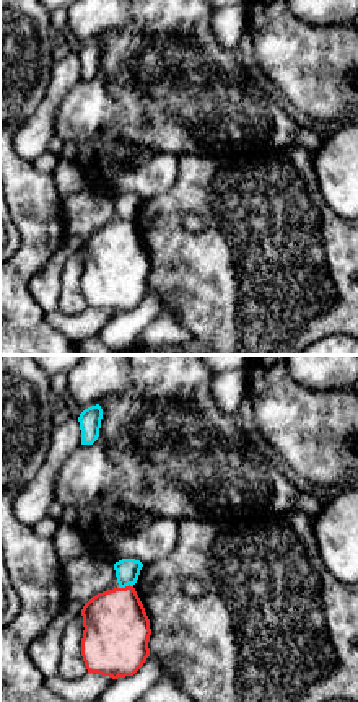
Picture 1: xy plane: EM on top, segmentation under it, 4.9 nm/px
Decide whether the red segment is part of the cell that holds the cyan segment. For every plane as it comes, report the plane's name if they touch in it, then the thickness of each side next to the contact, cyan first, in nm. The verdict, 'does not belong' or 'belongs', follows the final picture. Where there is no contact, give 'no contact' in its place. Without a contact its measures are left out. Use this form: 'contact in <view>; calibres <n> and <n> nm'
contact in xy; calibres 120 and 320 nm

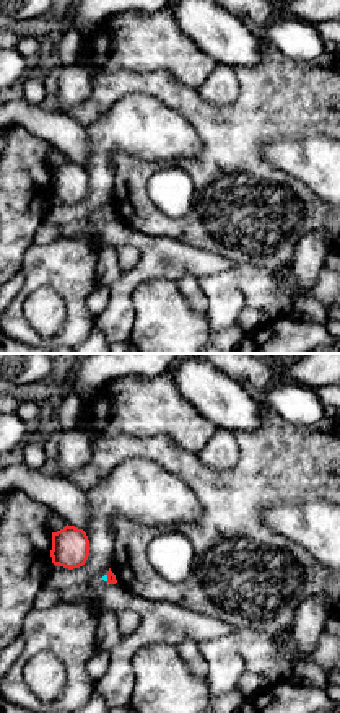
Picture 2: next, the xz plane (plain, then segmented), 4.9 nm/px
contact in xz; calibres 20 and 50 nm

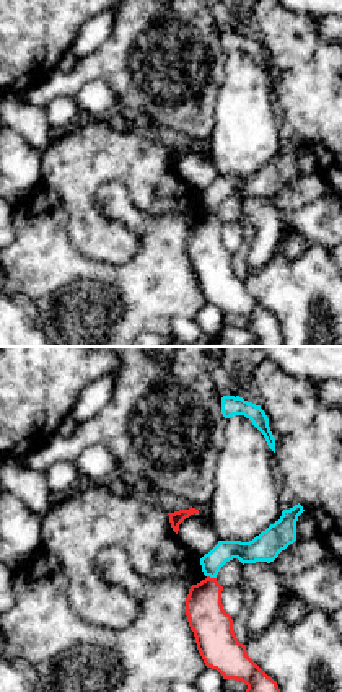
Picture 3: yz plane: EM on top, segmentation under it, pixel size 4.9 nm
contact in yz; calibres 110 and 200 nm

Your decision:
does not belong

